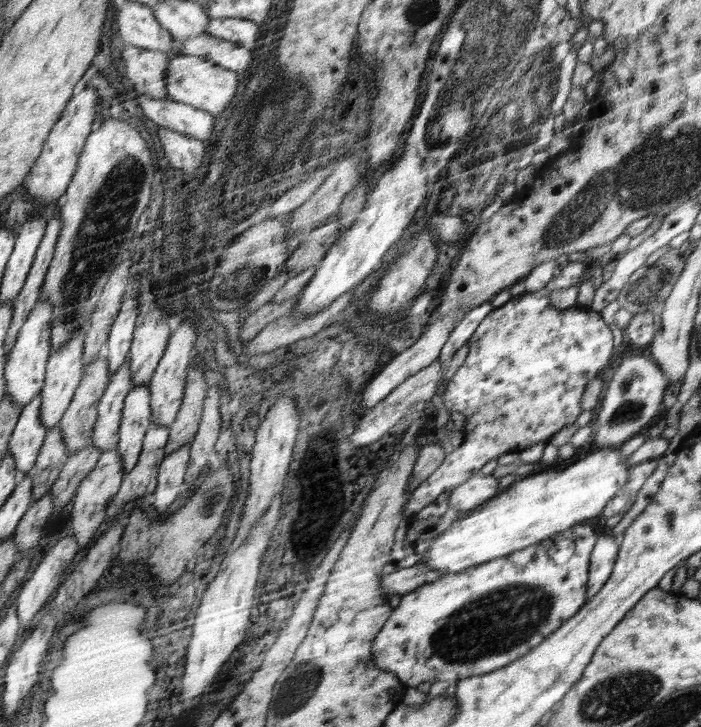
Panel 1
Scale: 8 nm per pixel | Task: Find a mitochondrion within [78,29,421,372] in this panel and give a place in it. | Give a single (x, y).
(295, 102)

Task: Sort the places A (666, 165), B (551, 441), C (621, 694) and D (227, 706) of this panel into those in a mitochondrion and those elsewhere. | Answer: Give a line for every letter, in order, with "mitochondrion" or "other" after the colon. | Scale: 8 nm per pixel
A: mitochondrion
B: other
C: mitochondrion
D: other

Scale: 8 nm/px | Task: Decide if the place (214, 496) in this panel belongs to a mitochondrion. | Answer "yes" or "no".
yes

